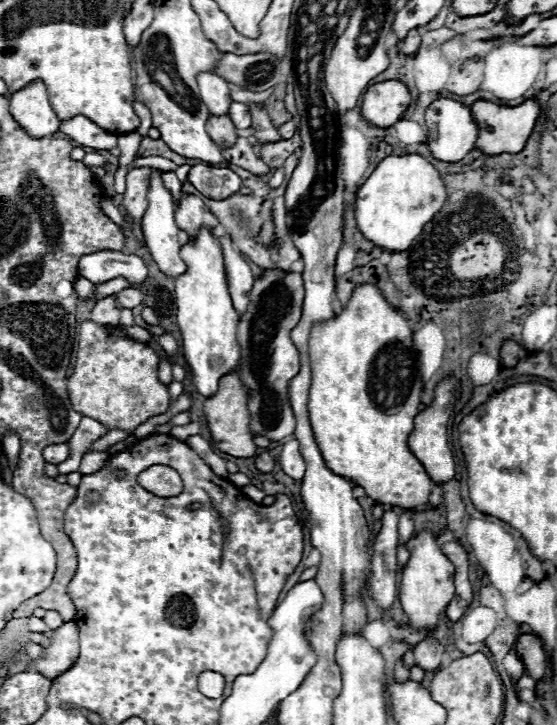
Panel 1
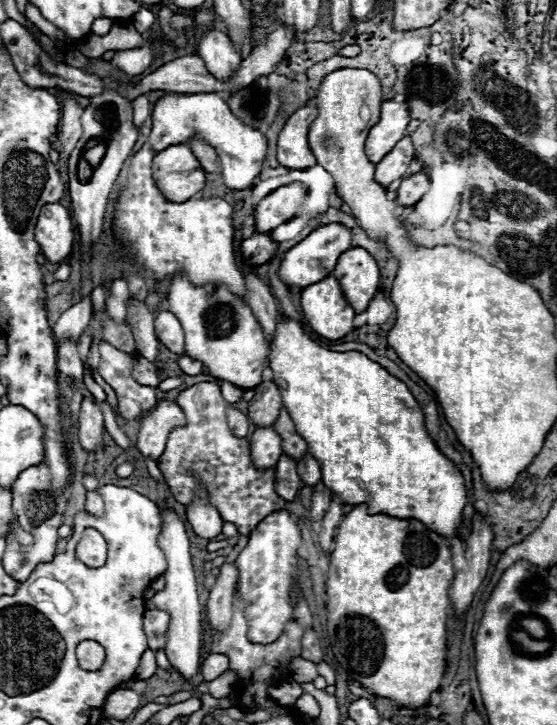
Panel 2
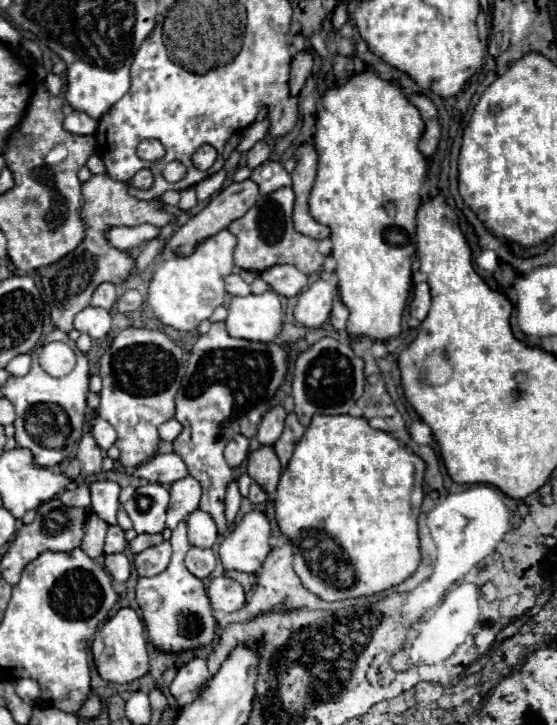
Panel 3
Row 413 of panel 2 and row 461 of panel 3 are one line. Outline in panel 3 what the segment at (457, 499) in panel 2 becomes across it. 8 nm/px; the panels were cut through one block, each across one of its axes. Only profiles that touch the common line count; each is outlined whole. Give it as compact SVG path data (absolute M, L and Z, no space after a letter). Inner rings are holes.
M316 414L306 428L302 440L296 444L294 456L290 458L288 466L284 468L278 488L276 488L276 522L280 526L280 532L290 538L294 546L294 570L304 582L304 586L320 596L322 600L346 600L346 598L356 598L356 596L366 596L366 594L378 594L382 590L388 590L400 582L404 582L418 566L420 562L420 548L418 548L418 528L416 520L420 514L420 504L424 498L422 492L422 480L424 480L424 462L410 452L406 446L402 446L392 434L372 430L366 422L366 418L356 418L350 414L342 416L322 416Z

